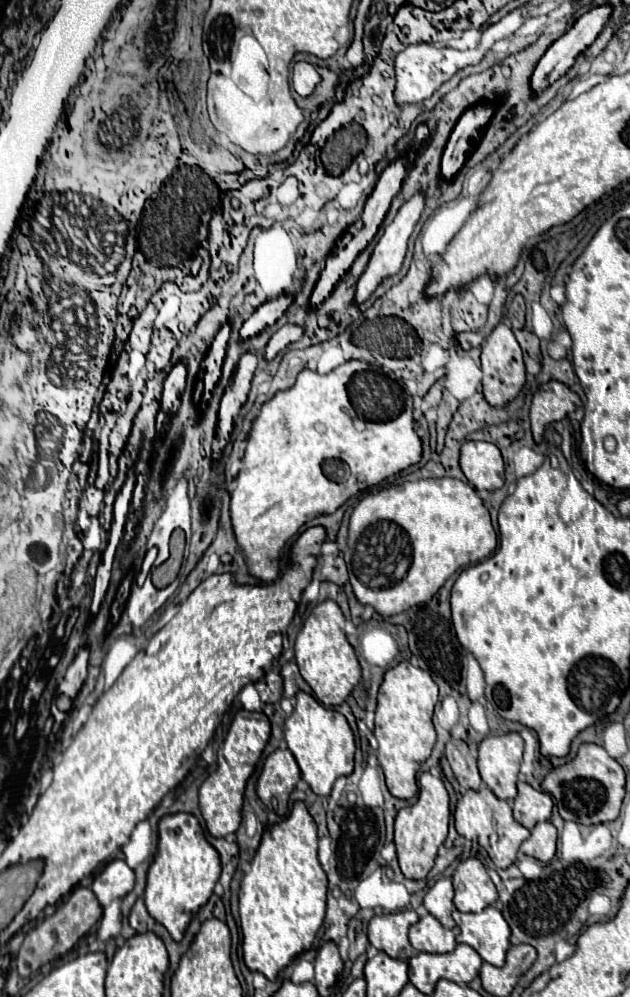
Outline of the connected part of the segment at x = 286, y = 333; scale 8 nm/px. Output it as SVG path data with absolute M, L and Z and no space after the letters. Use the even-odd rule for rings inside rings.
M287 323L287 325L281 327L281 329L271 337L271 341L267 343L267 347L265 347L265 359L273 359L279 351L283 351L287 345L299 341L303 335L305 335L305 329L303 329L301 325Z

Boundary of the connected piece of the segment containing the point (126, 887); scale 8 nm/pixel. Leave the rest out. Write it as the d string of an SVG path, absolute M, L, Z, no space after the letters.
M115 859L105 865L105 869L95 877L91 889L97 895L101 907L107 907L111 901L125 897L135 883L135 873L121 859Z

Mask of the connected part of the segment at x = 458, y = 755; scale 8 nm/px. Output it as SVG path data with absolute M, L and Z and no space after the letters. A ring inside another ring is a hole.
M449 739L445 747L445 757L459 781L461 791L479 789L482 779L479 774L477 759L471 757L469 747L461 739Z

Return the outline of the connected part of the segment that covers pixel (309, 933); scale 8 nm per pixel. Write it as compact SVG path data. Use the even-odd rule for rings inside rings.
M295 801L291 813L263 831L261 845L251 861L251 871L245 873L239 889L239 919L243 931L243 961L251 971L263 973L269 981L287 967L299 953L307 951L325 917L327 875L317 861L317 825L303 801Z

